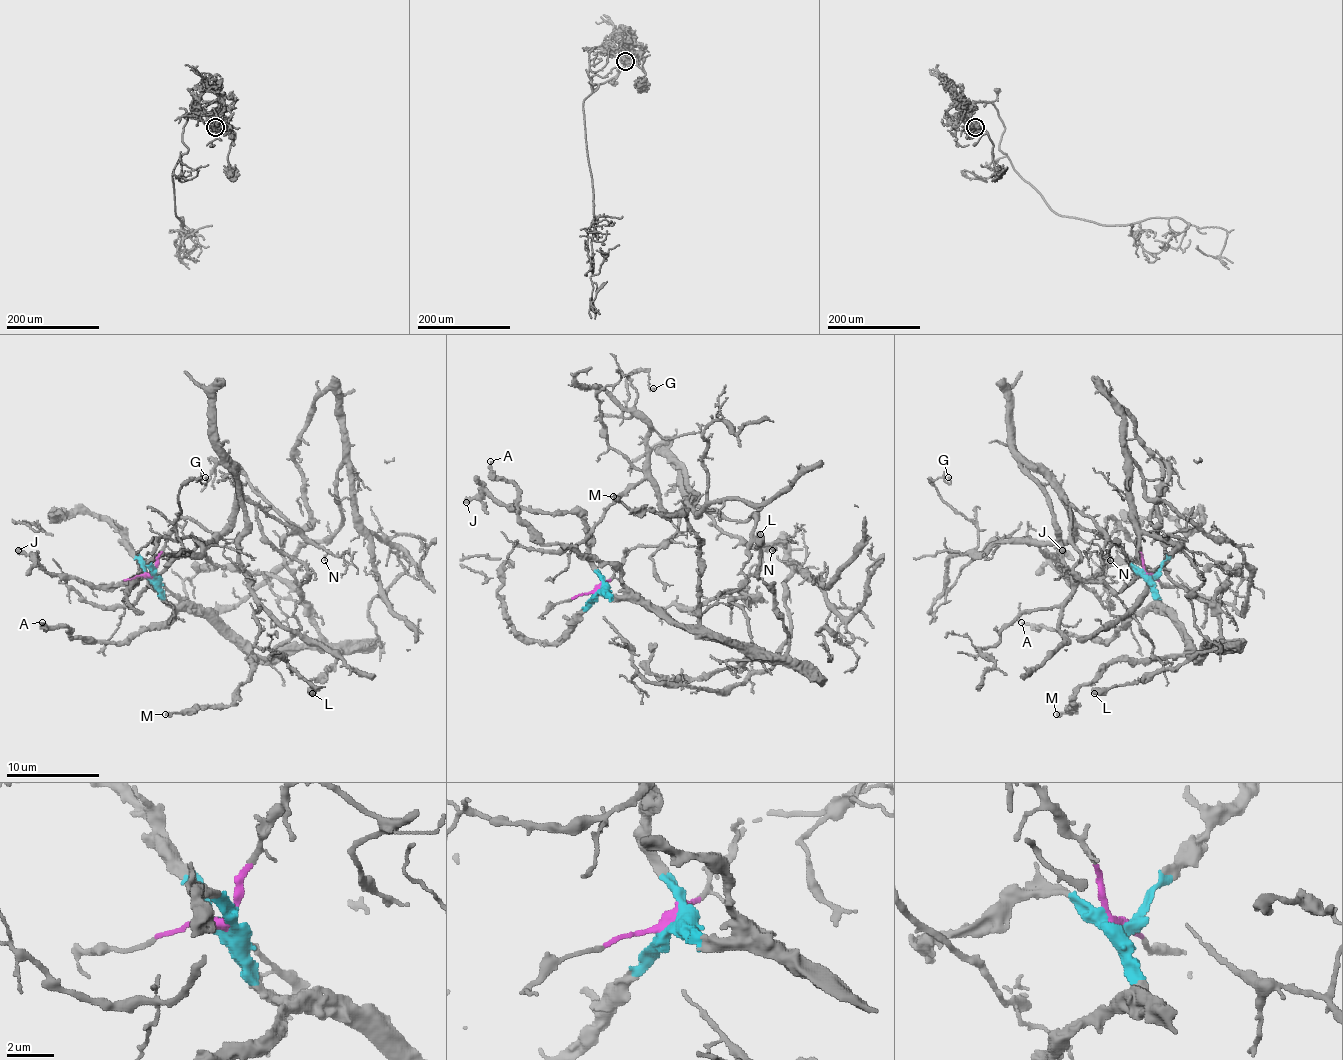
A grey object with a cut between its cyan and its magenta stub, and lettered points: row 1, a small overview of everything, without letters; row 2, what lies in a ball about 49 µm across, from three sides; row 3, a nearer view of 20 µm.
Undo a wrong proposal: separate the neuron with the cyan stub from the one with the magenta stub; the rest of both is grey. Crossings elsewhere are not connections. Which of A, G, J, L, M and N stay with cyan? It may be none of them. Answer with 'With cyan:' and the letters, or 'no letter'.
With cyan: A, J, L, M

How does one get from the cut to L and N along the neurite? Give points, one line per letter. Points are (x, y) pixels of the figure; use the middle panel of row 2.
L: (598, 591), (616, 600), (647, 600), (707, 635), (782, 656), (789, 635), (775, 593), (758, 575), (761, 533)
N: (598, 589), (626, 554), (672, 535), (691, 505), (723, 531), (772, 549)

